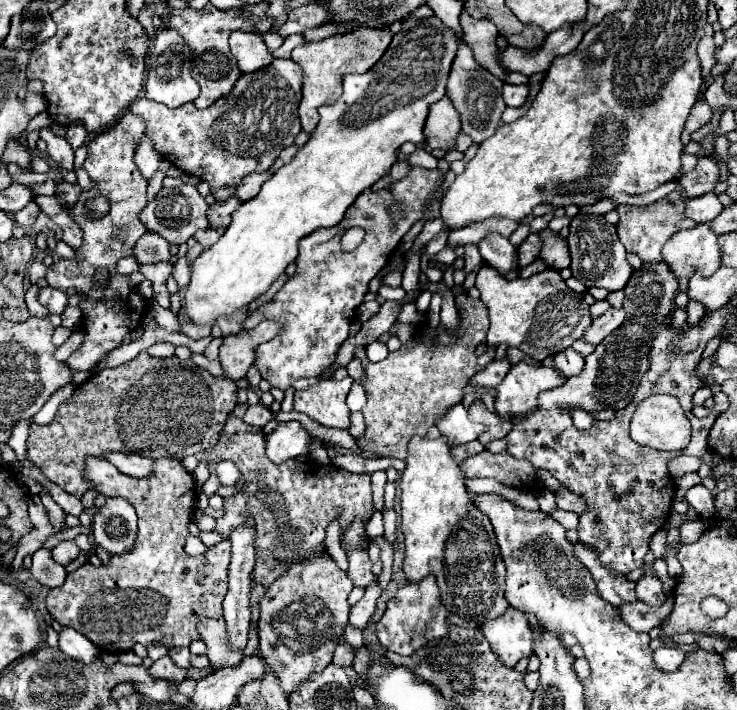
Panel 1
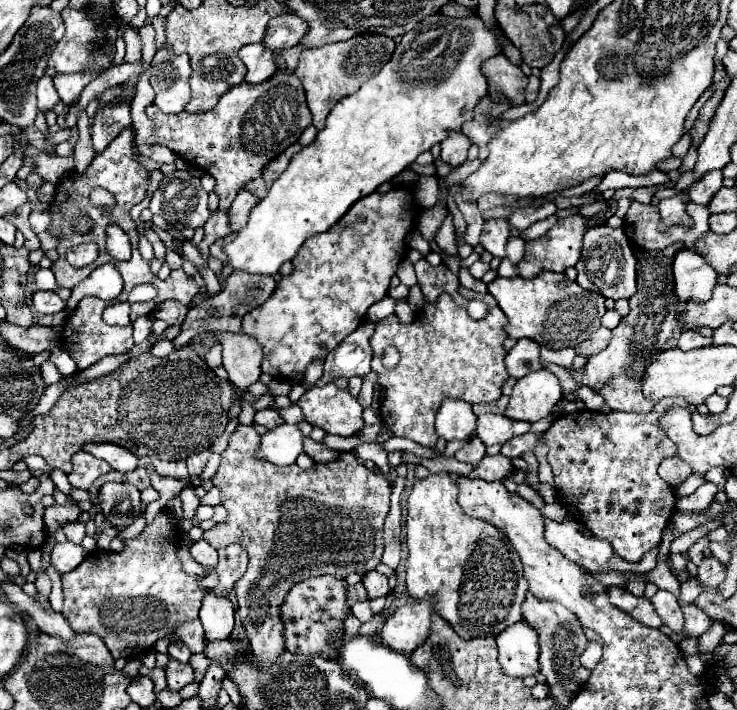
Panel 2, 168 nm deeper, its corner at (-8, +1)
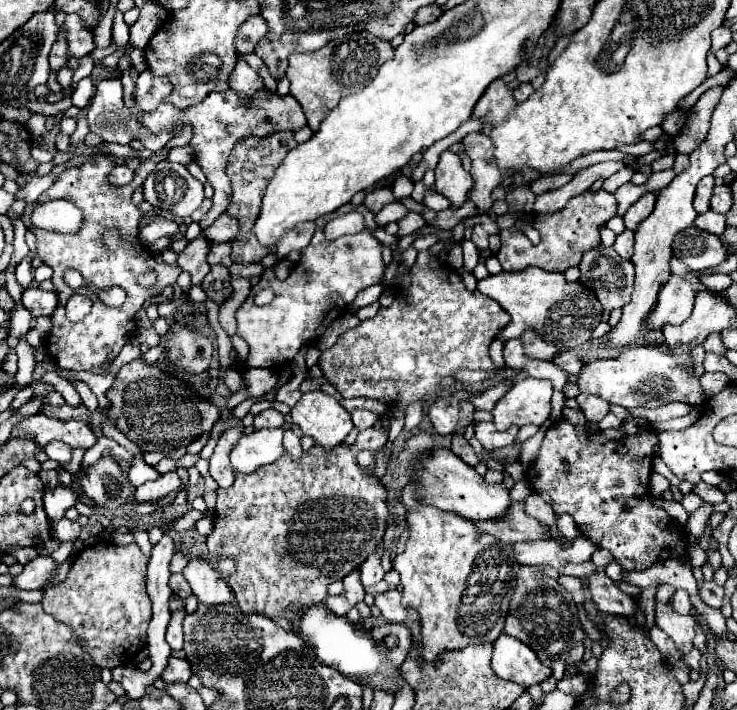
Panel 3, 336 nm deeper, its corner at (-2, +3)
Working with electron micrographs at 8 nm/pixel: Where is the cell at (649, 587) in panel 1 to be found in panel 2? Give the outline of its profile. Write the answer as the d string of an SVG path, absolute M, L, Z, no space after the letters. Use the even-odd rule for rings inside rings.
M658 589L650 601L652 601L654 609L658 611L662 623L668 625L674 633L680 633L684 619L682 619L682 609L680 609L676 597L666 589Z

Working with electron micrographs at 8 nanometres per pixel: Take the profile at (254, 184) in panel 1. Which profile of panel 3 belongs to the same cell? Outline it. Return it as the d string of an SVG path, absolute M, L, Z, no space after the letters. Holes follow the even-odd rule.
M220 215L214 225L210 225L208 229L202 231L202 235L206 239L210 239L210 245L214 243L226 243L226 241L232 241L238 233L238 221L230 215Z

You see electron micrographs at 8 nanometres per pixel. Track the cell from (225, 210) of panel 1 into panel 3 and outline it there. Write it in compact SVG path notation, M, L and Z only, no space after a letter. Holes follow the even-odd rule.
M200 235L194 241L190 241L188 247L178 257L178 267L190 273L192 285L200 285L204 275L210 271L210 265L206 261L208 249L210 249L210 243Z

